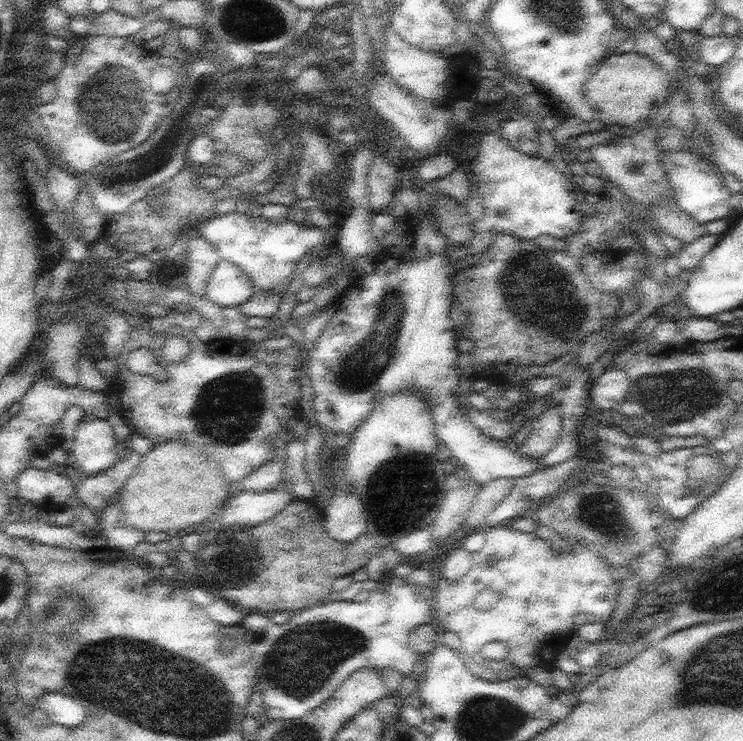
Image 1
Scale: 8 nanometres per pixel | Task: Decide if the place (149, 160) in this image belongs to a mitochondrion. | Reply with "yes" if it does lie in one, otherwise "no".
yes

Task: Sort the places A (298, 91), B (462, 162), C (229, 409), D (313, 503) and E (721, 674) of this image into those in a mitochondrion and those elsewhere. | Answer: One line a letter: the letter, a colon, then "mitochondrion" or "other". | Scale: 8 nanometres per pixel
A: other
B: other
C: mitochondrion
D: other
E: mitochondrion

